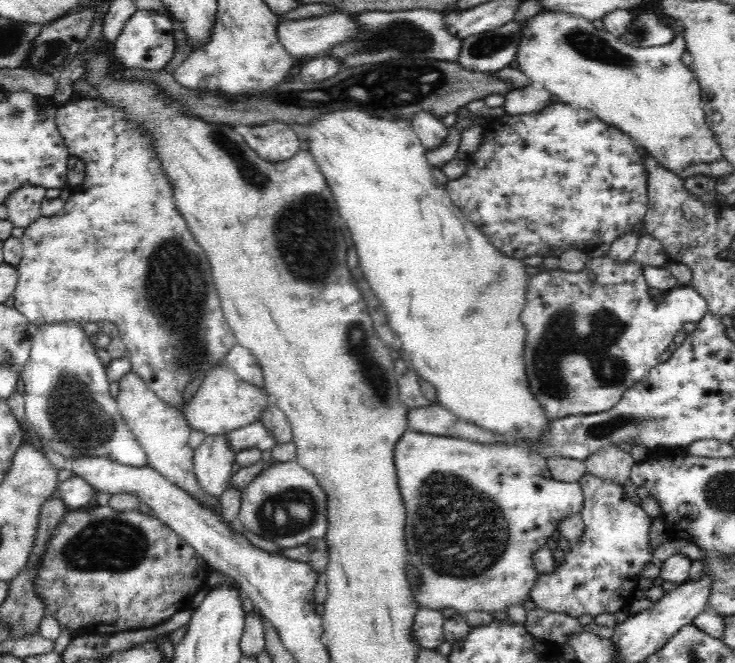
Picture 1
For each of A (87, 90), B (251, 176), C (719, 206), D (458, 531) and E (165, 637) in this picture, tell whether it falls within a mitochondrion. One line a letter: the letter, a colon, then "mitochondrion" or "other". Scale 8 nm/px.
A: other
B: mitochondrion
C: other
D: mitochondrion
E: other

